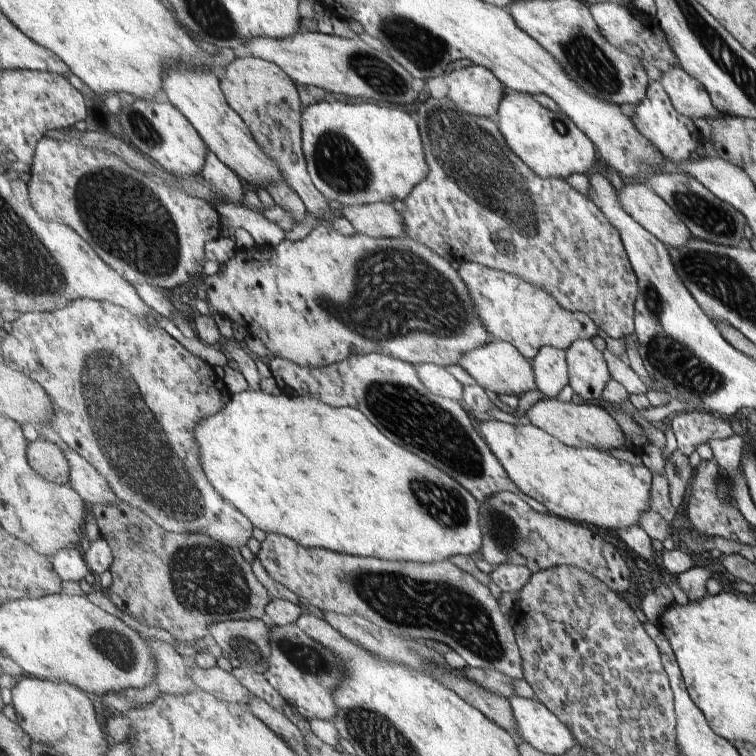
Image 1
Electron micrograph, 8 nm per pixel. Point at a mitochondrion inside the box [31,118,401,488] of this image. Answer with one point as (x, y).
(124, 217)

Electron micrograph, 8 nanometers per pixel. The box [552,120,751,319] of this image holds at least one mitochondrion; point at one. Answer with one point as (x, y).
(718, 221)

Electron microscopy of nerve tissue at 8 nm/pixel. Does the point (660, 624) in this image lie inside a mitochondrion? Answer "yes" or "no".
no

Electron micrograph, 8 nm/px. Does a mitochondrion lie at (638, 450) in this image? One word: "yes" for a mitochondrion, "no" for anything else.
no

